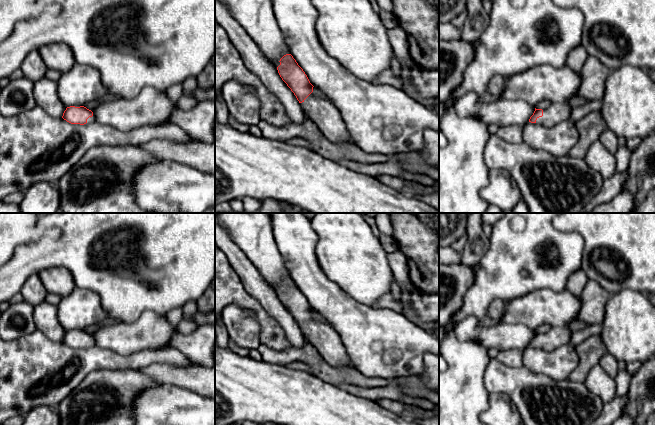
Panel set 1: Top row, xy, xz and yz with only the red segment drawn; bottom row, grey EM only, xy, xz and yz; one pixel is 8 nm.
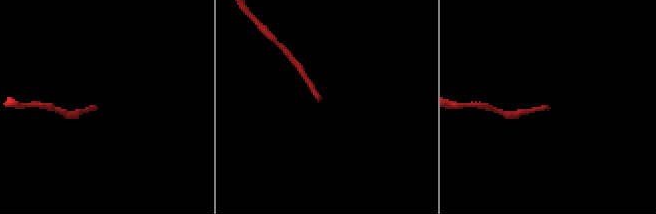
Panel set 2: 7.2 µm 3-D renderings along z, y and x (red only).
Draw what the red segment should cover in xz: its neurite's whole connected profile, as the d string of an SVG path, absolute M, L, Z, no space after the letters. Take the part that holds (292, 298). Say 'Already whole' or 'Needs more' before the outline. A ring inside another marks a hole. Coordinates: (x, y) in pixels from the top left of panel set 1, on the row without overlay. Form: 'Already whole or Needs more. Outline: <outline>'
Needs more. Outline: M217 213L220 224L278 294L304 337L333 368L355 368L338 332L313 317L303 293L290 276L287 260L277 247L270 213Z

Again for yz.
Needs more. Outline: M538 289L508 301L494 299L489 305L488 313L490 318L499 324L521 324L534 332L543 324L550 325L551 329L546 333L535 332L529 346L553 351L563 344L570 343L572 332L567 328L567 324L575 320L579 310L579 296L573 295L568 290L557 292L551 289Z

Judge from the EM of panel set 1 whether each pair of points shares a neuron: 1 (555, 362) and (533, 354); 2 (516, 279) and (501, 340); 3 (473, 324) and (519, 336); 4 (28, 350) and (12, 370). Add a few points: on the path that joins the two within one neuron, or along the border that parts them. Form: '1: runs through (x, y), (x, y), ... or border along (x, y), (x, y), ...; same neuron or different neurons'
1: runs through (550, 362), (541, 362), (538, 359); same neuron
2: border along (476, 317), (482, 325), (498, 324); different neurons
3: runs through (484, 335), (507, 336); same neuron
4: runs through (27, 355), (17, 365); same neuron

